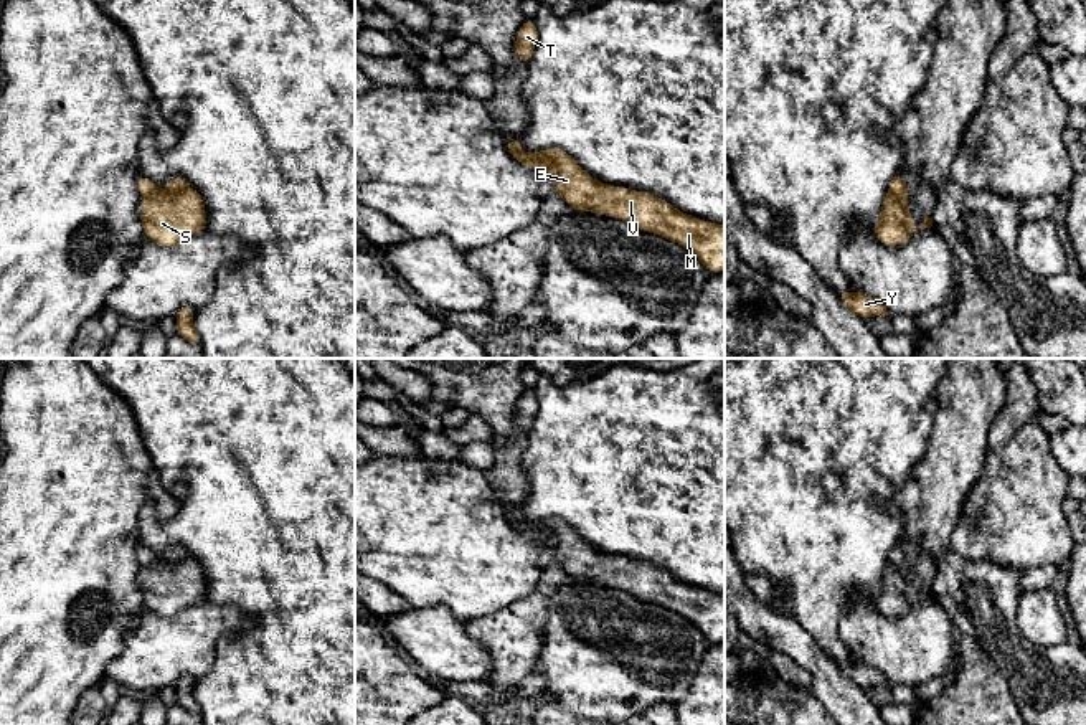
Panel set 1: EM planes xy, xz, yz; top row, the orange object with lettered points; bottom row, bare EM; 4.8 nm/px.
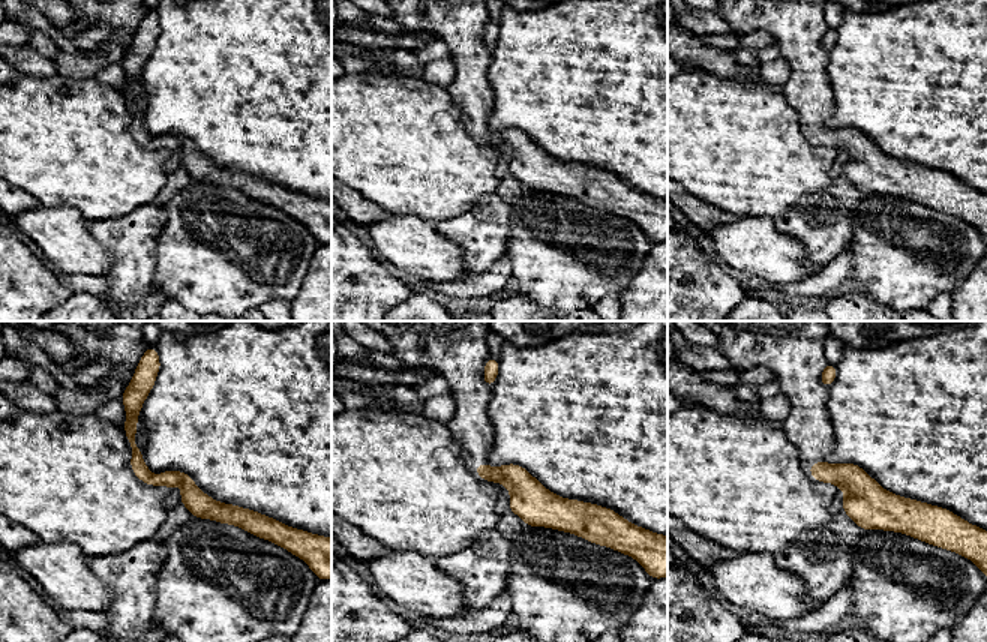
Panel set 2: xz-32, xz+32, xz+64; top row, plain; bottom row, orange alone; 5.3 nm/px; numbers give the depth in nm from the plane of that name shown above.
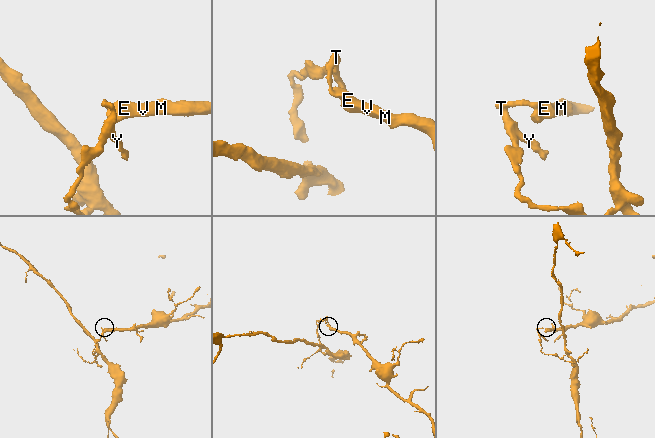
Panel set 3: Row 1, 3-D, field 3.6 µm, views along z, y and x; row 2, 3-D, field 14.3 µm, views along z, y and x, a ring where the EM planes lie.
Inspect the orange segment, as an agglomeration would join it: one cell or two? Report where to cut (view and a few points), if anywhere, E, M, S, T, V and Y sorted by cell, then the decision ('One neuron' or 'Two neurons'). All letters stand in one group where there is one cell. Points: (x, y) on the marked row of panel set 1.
Split along xz (524, 154), (527, 161), (547, 157), (553, 169). Groups: E M S V / T Y. Two neurons

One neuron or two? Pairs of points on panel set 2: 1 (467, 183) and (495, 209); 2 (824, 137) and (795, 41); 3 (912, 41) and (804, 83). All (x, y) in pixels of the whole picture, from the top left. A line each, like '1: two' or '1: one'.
1: two
2: one
3: two

